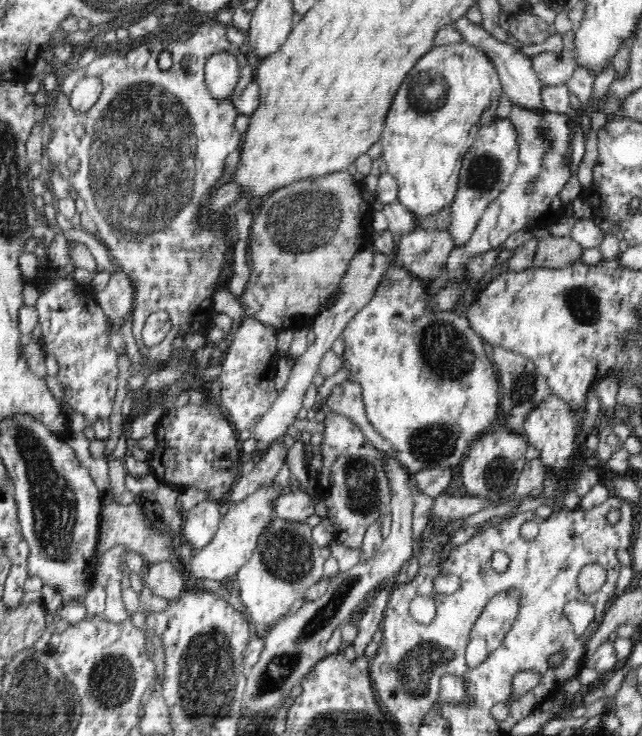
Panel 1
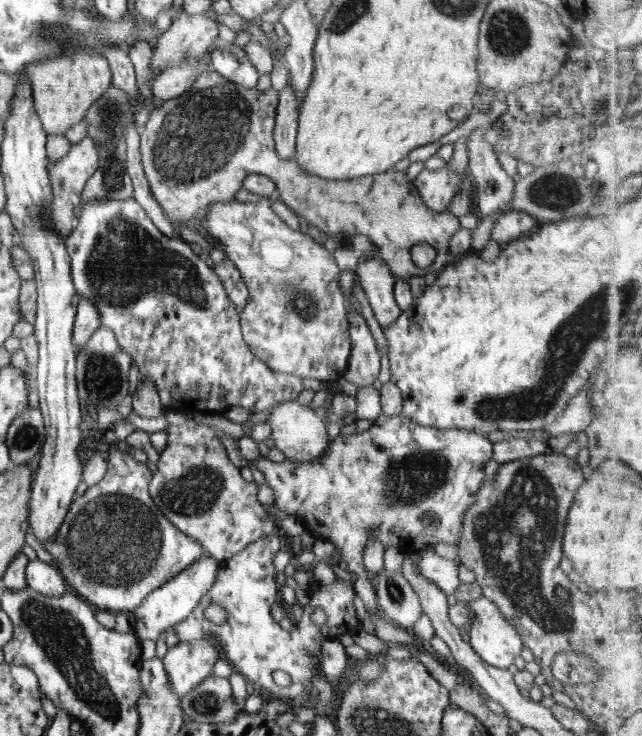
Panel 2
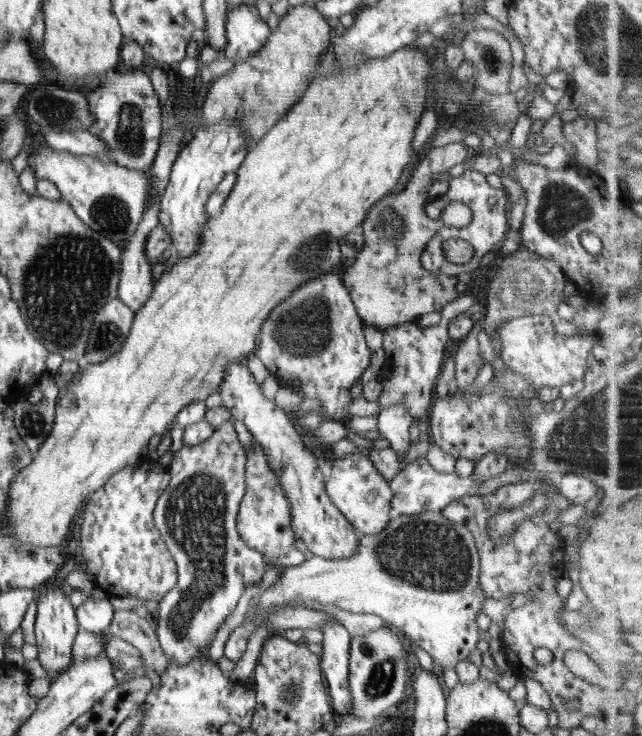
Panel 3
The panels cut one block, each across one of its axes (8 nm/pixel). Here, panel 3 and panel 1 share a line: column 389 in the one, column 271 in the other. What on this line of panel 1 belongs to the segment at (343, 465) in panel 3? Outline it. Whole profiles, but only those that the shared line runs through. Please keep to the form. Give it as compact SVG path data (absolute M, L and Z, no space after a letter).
M263 484L250 496L237 503L230 503L211 542L204 548L193 552L194 559L189 564L192 576L198 581L208 579L230 586L242 566L255 552L258 540L260 536L263 536L268 522L272 522L274 500L278 496L280 496L280 490L277 490L272 484Z

